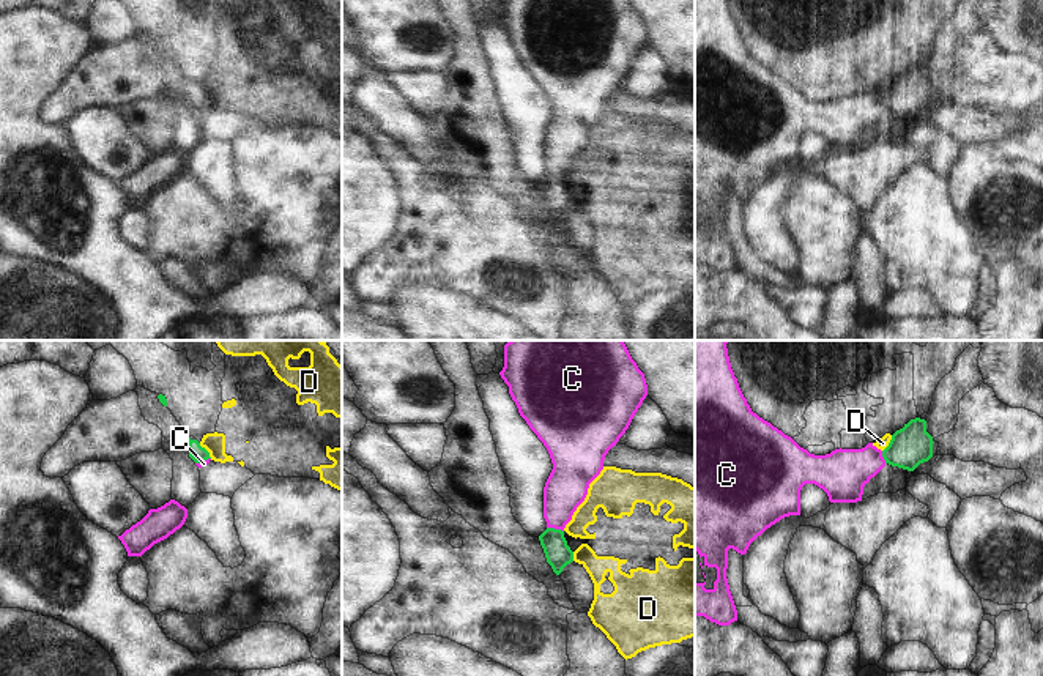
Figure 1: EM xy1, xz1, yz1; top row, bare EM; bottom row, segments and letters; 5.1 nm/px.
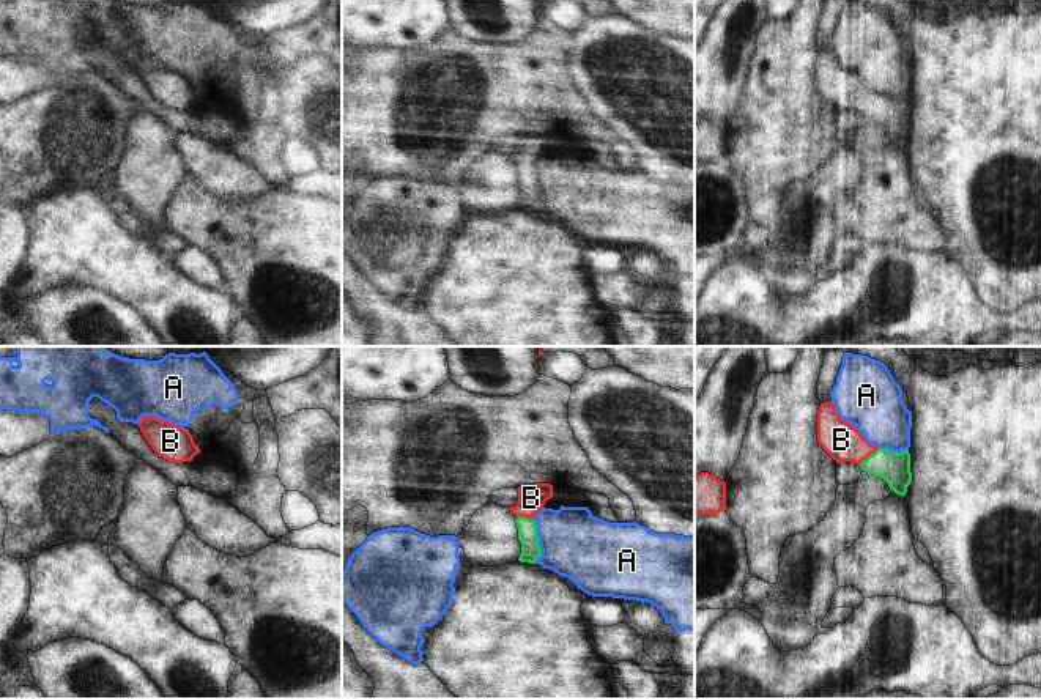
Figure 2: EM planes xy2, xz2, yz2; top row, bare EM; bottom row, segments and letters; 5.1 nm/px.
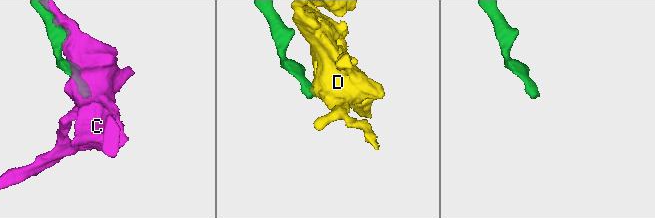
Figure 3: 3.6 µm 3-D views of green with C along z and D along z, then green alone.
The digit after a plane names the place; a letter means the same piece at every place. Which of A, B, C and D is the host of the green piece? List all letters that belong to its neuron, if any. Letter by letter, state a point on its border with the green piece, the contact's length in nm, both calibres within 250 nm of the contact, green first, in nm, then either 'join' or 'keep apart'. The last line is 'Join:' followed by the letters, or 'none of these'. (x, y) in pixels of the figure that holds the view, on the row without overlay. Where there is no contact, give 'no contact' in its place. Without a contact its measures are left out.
A: xz2 (537, 189) | 220 nm | 100/340 nm | keep apart
B: yz2 (870, 103) | 140 nm | 160/190 nm | join
C: xz1 (553, 175) | 90 nm | 140/220 nm | keep apart
D: xy1 (207, 98) | 100 nm | 90/110 nm | keep apart
Join: B

